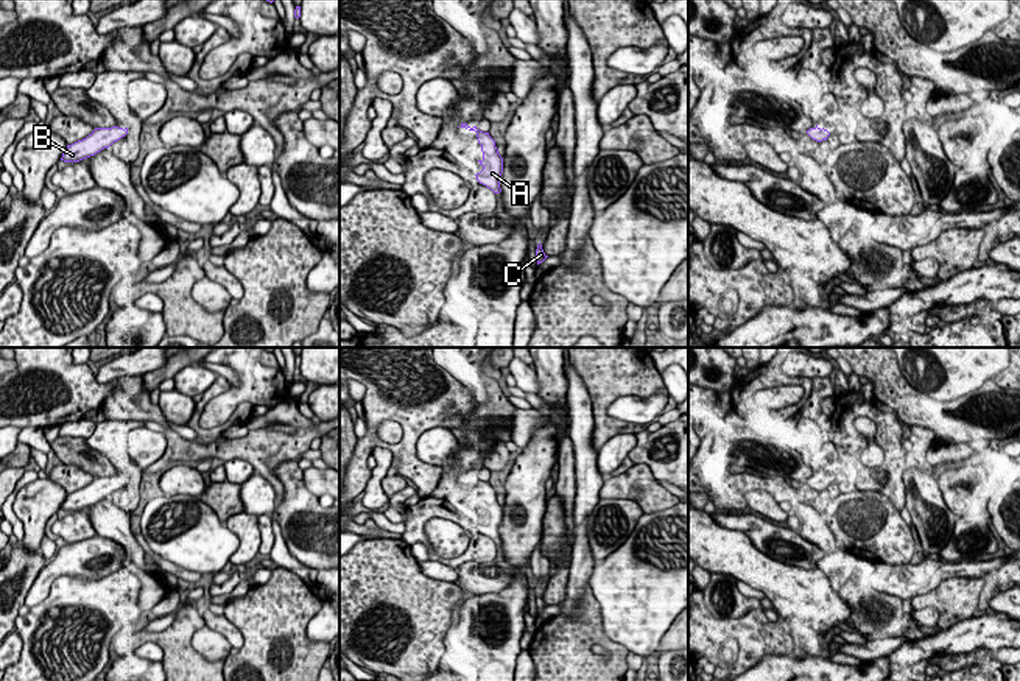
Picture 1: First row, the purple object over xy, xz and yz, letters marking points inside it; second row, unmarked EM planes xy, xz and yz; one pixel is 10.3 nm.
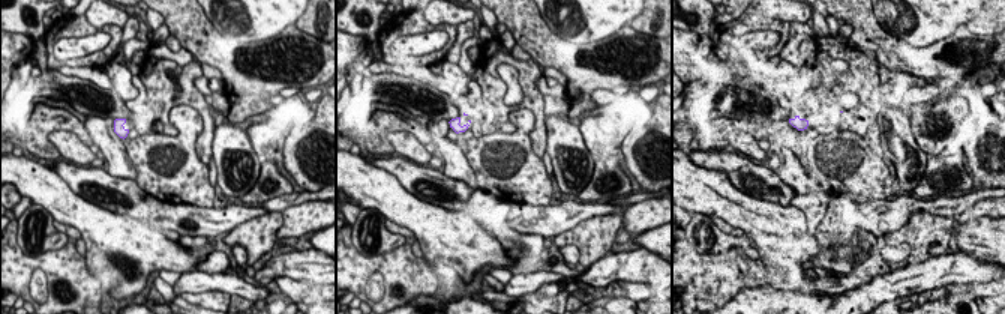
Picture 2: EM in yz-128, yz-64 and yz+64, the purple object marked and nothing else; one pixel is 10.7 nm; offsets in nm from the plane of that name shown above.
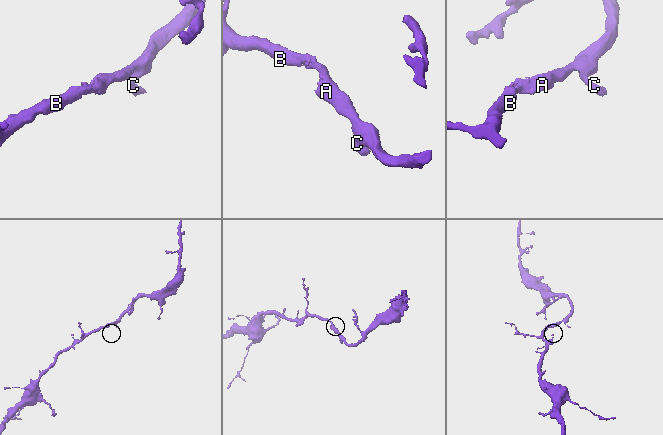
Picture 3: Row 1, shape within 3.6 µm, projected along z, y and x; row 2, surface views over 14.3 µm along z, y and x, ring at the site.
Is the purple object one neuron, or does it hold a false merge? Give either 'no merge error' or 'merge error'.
no merge error

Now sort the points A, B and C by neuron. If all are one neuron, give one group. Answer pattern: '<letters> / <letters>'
A B C

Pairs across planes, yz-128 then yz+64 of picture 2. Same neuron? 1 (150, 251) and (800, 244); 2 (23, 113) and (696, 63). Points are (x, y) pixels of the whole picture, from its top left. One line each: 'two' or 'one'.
1: one
2: one

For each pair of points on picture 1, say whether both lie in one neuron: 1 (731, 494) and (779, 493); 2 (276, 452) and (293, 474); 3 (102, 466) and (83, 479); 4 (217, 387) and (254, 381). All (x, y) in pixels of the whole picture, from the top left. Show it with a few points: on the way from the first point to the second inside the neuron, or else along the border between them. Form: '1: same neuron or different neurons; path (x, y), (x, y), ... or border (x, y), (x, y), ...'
1: same neuron; path (743, 483), (766, 483)
2: different neurons; border (301, 454), (274, 471), (284, 490), (281, 497)
3: different neurons; border (63, 463), (75, 463), (94, 477)
4: different neurons; border (231, 387), (218, 393), (203, 412)

